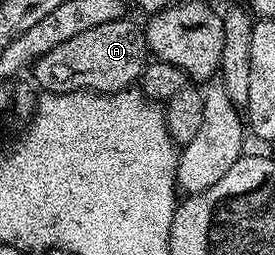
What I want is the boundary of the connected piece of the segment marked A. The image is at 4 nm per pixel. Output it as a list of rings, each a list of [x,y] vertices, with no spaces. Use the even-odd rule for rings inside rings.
[[[123,16],[108,24],[99,24],[96,28],[88,28],[88,32],[80,32],[80,36],[72,36],[72,40],[64,40],[52,52],[48,52],[36,63],[38,78],[42,82],[50,82],[49,93],[67,94],[77,90],[90,90],[93,94],[115,94],[121,90],[129,90],[141,79],[143,70],[148,65],[146,36],[141,25],[129,22]]]

